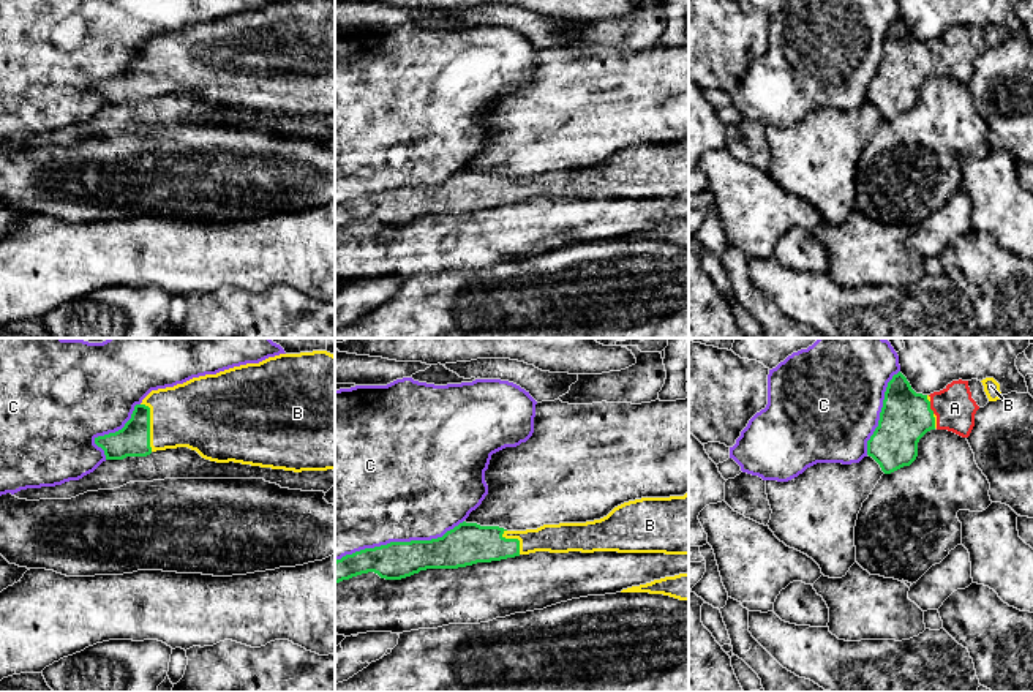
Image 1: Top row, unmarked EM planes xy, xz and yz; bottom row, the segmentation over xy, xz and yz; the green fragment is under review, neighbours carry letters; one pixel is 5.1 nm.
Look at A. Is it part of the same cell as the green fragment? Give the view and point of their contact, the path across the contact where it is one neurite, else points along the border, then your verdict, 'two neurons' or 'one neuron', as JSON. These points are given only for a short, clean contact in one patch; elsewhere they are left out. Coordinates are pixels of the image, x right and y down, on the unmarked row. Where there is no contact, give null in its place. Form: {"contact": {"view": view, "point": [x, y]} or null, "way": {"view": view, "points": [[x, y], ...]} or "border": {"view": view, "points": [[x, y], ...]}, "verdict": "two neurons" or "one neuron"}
{"contact": {"view": "yz", "point": [929, 54]}, "verdict": "one neuron"}

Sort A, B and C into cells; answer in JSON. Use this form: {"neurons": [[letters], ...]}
{"neurons": [["A", "B"], ["C"]]}

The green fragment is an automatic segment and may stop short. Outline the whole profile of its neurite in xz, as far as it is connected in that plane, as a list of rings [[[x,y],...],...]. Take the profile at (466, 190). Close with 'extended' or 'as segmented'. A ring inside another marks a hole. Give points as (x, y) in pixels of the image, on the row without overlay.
[[[689,139],[629,147],[594,167],[526,177],[463,167],[438,185],[390,188],[346,201],[335,207],[335,229],[368,218],[401,226],[426,215],[458,215],[535,197],[689,201]]]; extended

